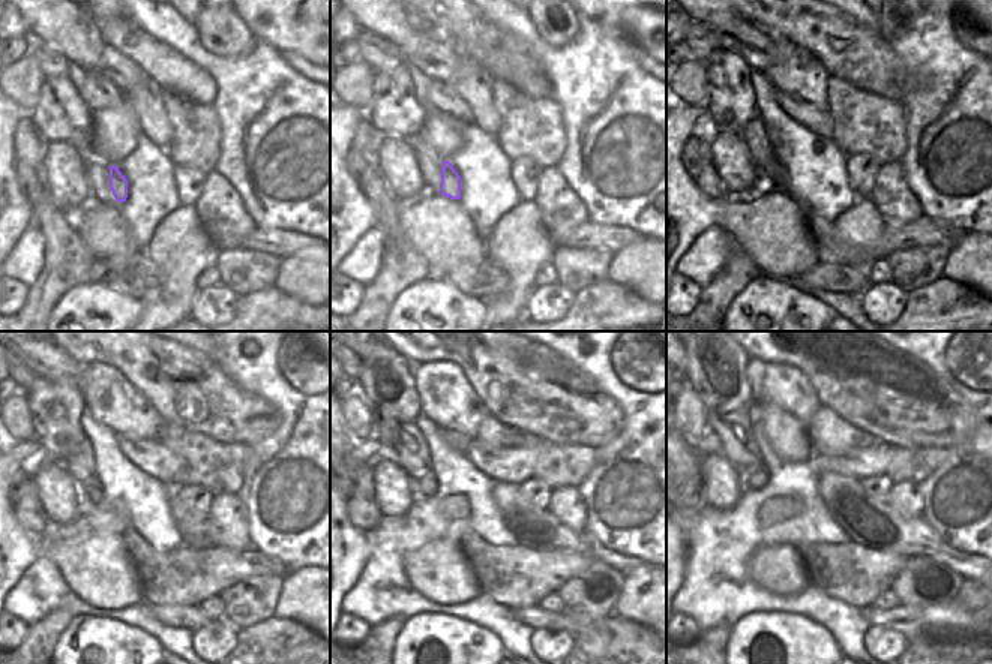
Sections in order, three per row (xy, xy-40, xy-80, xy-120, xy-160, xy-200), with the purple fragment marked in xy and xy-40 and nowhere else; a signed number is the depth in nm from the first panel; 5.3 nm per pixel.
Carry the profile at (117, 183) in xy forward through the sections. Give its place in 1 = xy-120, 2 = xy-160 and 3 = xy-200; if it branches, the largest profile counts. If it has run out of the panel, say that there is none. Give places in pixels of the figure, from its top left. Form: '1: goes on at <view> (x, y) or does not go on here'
1: goes on at xy-120 (90, 490)
2: goes on at xy-160 (425, 486)
3: goes on at xy-200 (755, 477)

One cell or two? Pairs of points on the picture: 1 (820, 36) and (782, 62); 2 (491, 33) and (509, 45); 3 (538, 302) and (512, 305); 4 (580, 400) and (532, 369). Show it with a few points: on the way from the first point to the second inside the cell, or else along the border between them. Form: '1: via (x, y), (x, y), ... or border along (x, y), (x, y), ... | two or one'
1: border along (773, 33), (779, 33), (803, 47), (827, 74) | two
2: via (496, 38), (505, 41) | one
3: border along (535, 285), (523, 315) | two
4: via (568, 400), (563, 400), (544, 381) | one

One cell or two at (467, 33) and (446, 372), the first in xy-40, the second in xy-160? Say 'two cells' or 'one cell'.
two cells

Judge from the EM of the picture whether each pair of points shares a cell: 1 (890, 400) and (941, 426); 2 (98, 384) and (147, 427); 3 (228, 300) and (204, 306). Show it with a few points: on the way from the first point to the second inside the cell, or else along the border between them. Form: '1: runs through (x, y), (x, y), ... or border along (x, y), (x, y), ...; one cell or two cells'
1: runs through (902, 400), (929, 414); one cell
2: runs through (110, 390), (135, 415); one cell
3: runs through (222, 300), (210, 306); one cell

